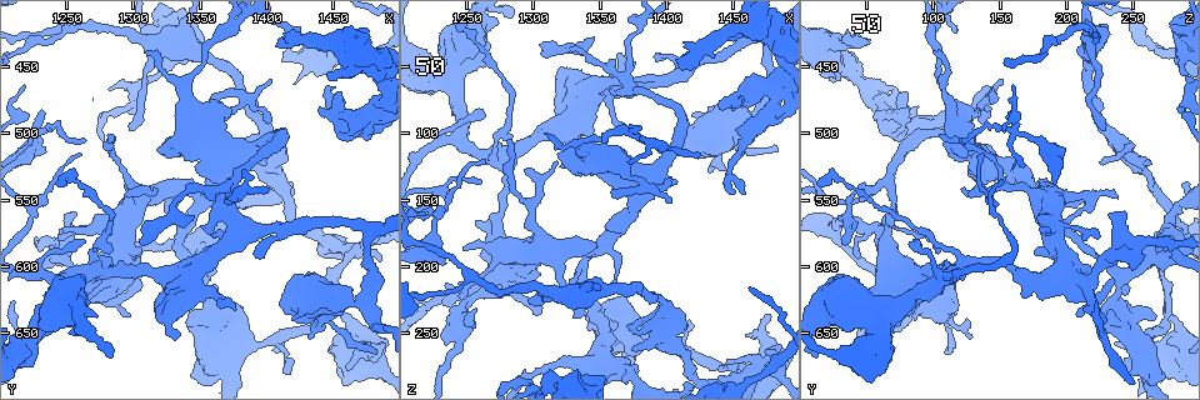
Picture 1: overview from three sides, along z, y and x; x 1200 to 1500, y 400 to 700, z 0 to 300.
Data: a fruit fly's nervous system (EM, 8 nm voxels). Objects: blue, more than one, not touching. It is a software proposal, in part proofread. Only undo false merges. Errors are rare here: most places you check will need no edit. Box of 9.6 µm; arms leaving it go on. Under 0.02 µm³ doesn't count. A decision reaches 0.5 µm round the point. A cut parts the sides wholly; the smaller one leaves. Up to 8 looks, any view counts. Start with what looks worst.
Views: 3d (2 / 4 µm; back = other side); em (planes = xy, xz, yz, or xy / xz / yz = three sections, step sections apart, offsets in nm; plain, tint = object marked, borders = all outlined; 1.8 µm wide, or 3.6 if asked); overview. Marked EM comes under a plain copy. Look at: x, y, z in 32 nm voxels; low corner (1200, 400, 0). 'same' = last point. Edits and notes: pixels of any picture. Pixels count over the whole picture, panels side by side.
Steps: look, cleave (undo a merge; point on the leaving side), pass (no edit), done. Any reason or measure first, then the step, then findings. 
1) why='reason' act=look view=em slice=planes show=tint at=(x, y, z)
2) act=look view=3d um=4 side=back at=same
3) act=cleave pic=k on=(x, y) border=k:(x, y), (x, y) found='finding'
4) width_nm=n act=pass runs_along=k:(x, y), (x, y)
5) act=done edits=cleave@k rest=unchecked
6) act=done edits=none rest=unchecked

why='a fork' act=look view=em slice=planes show=tint at=(1468, 588, 278)

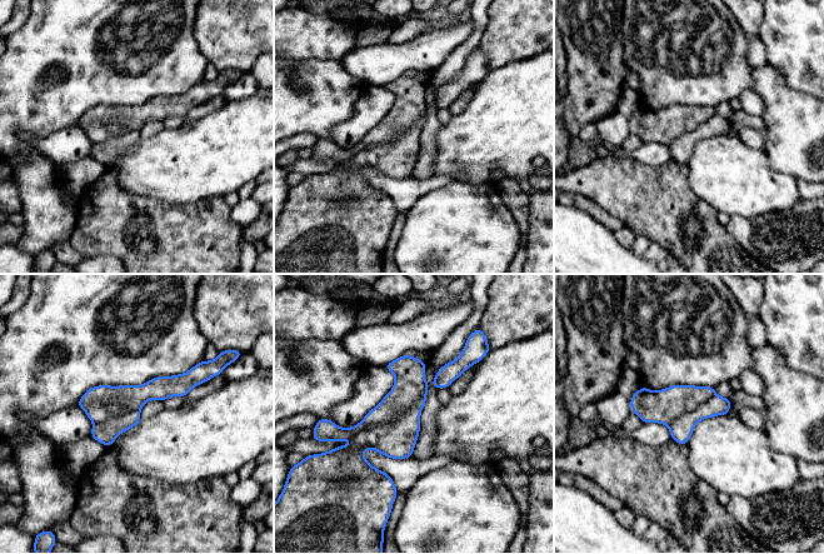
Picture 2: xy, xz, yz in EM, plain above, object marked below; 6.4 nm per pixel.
act=cleave pic=2 on=(396, 439) part_leaving=2:(728, 404), (698, 414), (674, 435) found='a second neuron is stuck on'

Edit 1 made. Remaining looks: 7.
act=look view=overview

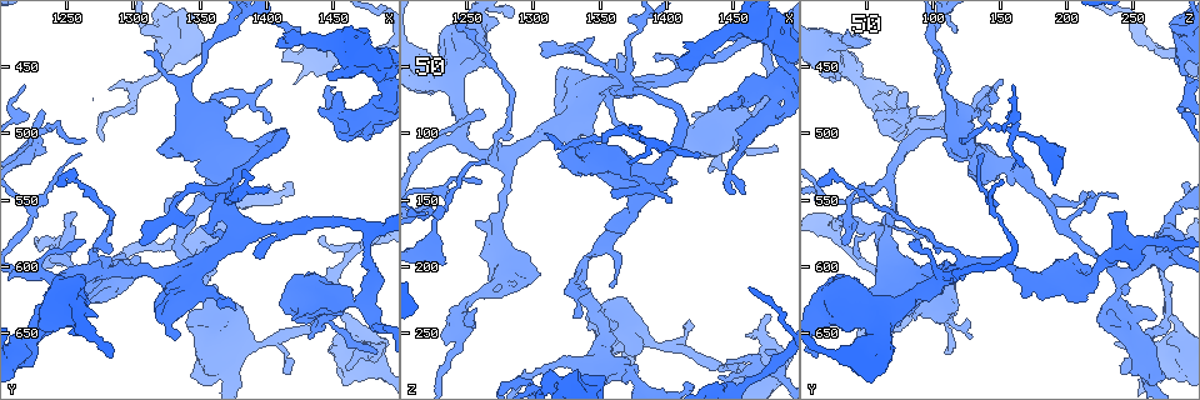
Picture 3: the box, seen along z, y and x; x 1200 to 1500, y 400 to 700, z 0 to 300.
why='calibre changes' act=look view=3d um=2 side=back at=(1260, 608, 222)

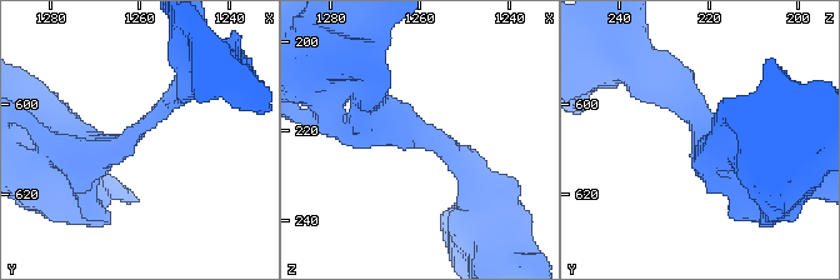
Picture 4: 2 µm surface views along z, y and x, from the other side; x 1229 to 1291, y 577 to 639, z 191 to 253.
arm_widths_nm=260,500 why='shape alone is not enough' act=look view=em slice=xz step=4 show=tint at=(1261, 606, 221)

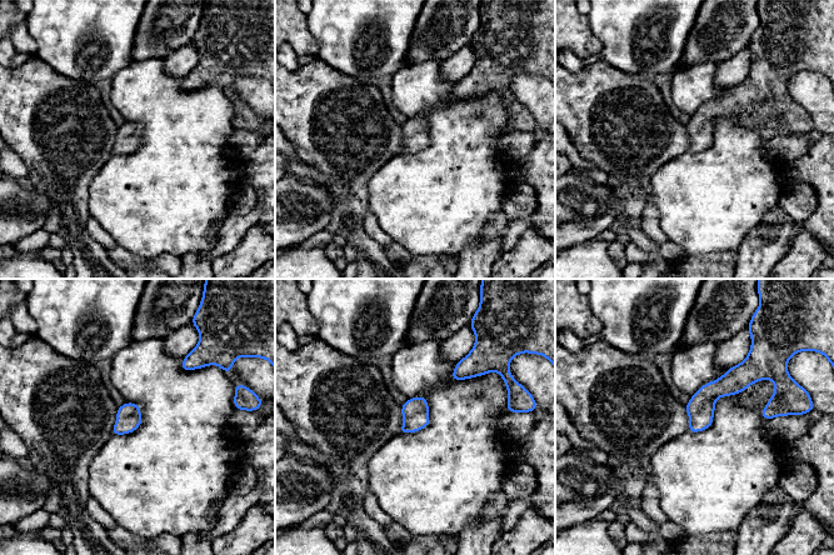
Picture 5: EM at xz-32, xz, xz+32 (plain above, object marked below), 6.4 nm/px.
width_nm=160 act=pass runs_along=5:(745, 364), (700, 408), (692, 429) found='continuous, no second neuron'

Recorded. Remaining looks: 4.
why='three-way junction' act=look view=3d um=2 at=(1376, 566, 66)

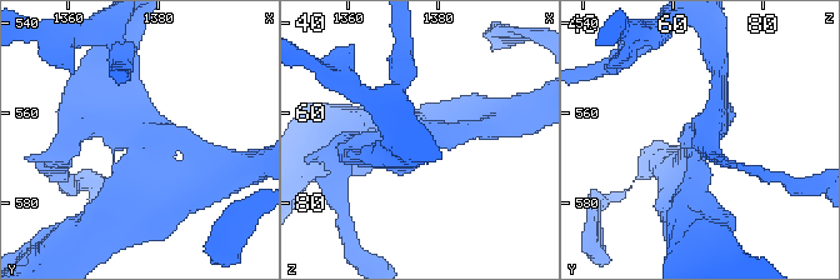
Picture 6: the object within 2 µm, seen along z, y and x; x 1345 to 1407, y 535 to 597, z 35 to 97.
why='need the tissue' act=look view=em slice=xz step=16 show=tint at=(1378, 566, 63)

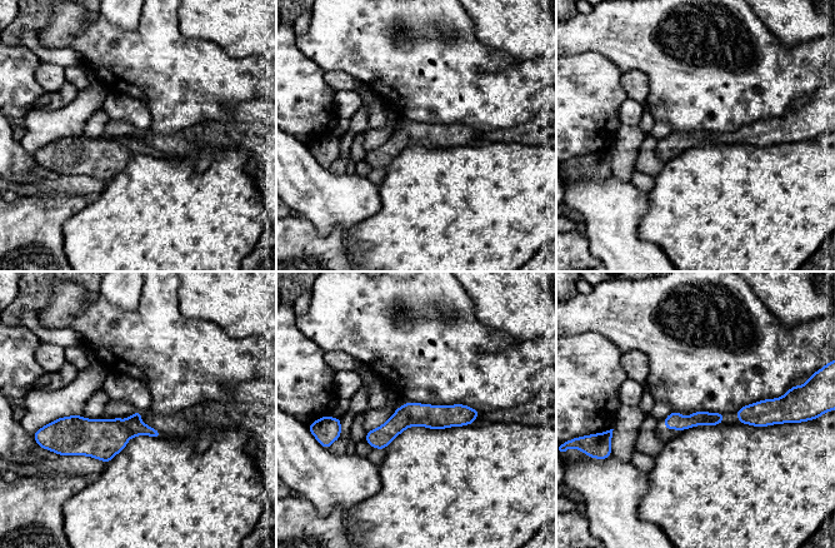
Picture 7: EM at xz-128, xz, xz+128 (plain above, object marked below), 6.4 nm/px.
why='cut it another way' act=look view=em slice=planes show=tint at=same

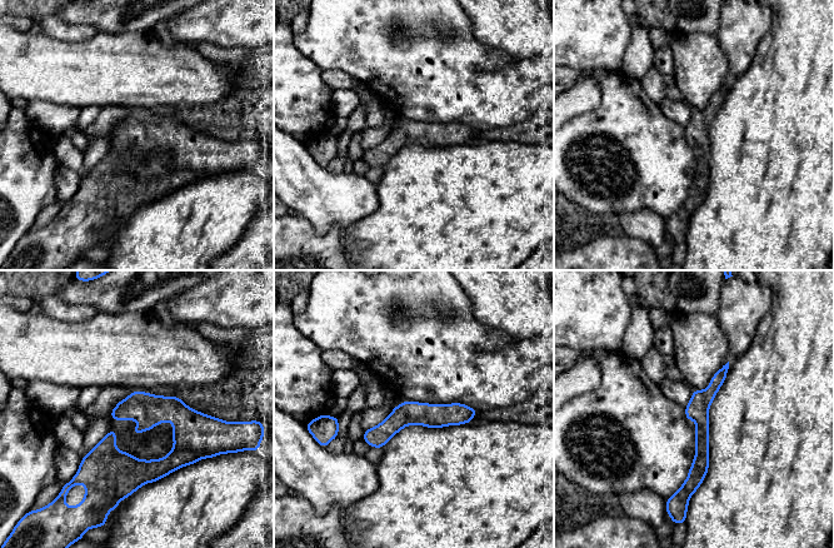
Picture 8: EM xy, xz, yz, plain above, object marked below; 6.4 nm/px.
width_nm=140 act=pass runs_along=8:(724, 369), (702, 400), (702, 459), (688, 486) found='one neuron here'

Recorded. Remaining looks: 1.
act=done edits=cleave@2 rest=unchecked

